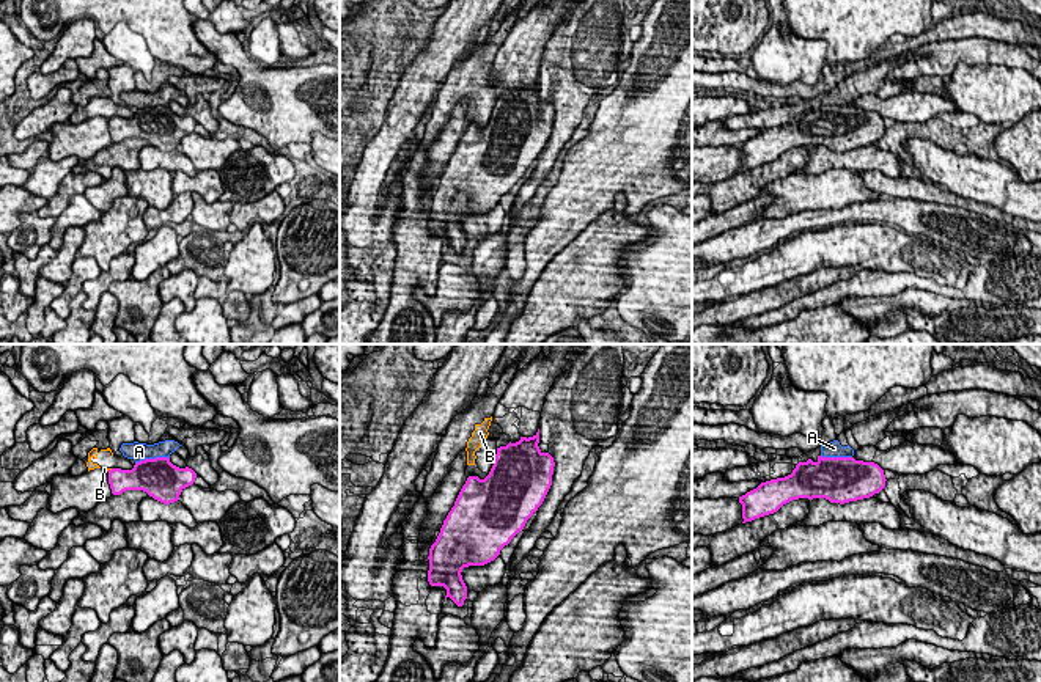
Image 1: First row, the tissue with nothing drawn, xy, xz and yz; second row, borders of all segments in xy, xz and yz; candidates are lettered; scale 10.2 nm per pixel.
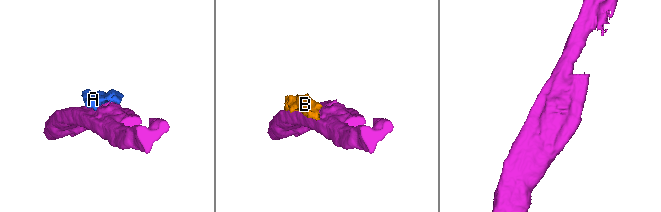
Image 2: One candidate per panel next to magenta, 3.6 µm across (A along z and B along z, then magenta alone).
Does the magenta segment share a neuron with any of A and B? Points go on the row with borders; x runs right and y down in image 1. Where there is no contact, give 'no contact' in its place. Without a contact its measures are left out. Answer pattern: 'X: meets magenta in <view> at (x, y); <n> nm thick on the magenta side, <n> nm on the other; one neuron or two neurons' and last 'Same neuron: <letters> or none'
A: meets magenta in xy at (151, 459); 400 nm thick on the magenta side, 190 nm on the other; two neurons
B: meets magenta in xy at (109, 470); 240 nm thick on the magenta side, 30 nm on the other; two neurons
Same neuron: none

